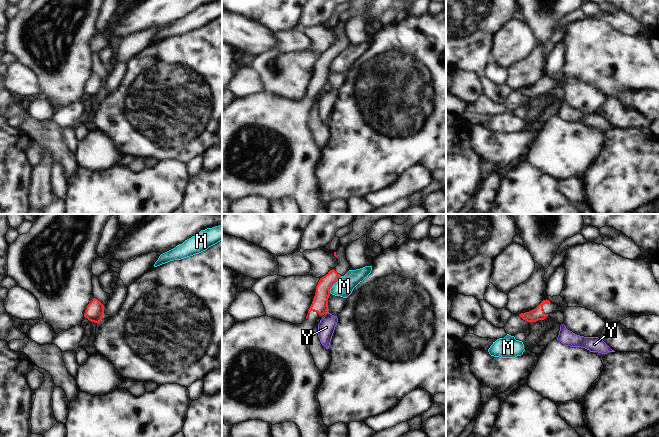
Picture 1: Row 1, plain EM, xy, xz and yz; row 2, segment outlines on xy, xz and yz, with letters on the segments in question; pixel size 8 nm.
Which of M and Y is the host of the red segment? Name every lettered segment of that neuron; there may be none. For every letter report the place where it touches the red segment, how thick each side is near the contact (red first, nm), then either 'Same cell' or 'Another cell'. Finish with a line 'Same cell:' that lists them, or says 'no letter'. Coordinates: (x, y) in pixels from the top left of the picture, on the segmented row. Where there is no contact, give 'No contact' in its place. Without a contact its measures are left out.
M: Touches red at xz (333, 284). Thickness 130 nm (red) against 150 nm. Another cell
Y: Touches red at xz (326, 312). Thickness 130 nm (red) against 140 nm. Another cell
Same cell: no letter.

